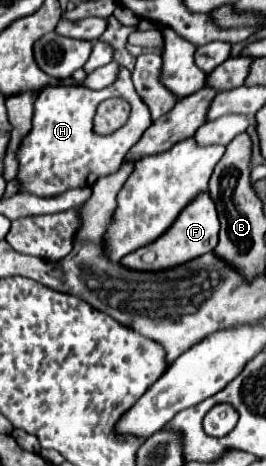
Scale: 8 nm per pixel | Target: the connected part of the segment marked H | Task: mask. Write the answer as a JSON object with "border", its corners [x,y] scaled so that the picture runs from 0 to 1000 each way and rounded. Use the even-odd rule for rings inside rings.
{"border":[[[451,144],[429,180],[383,193],[338,193],[316,185],[173,185],[143,197],[128,219],[120,275],[83,296],[83,309],[60,326],[68,339],[68,373],[60,386],[75,395],[75,412],[135,416],[135,421],[211,421],[237,412],[316,399],[346,399],[368,382],[436,369],[474,326],[519,305],[526,288],[564,270],[564,236],[519,202],[504,197],[492,155]],[[398,210],[466,210],[489,223],[481,262],[414,288],[361,288],[346,275],[346,258],[361,232]]]}

